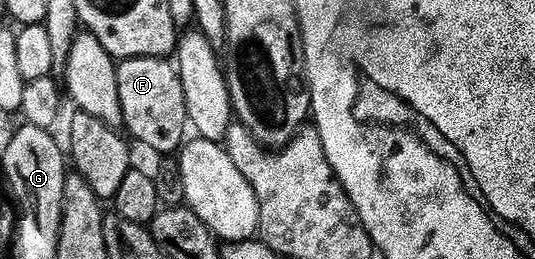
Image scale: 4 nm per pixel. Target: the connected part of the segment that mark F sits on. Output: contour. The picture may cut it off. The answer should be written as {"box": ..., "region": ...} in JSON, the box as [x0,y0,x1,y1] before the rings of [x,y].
{"box":[117,55,188,154],"region":[[[162,55],[129,56],[118,61],[117,98],[121,98],[122,127],[127,127],[143,144],[148,144],[155,152],[171,154],[184,143],[183,127],[188,127],[185,98],[181,90],[179,69],[170,59],[162,60]]]}

